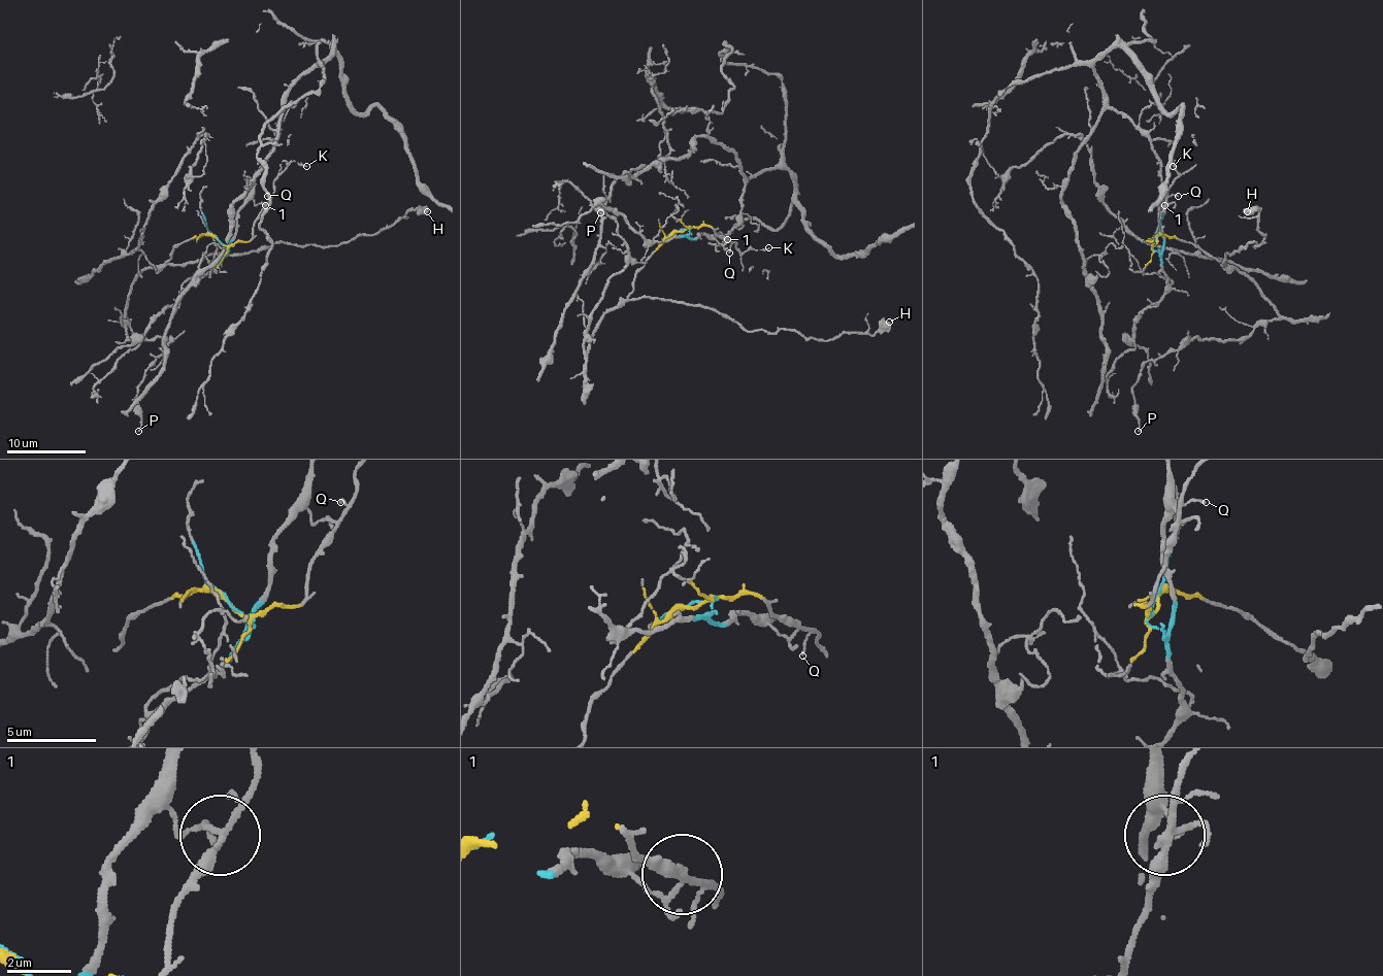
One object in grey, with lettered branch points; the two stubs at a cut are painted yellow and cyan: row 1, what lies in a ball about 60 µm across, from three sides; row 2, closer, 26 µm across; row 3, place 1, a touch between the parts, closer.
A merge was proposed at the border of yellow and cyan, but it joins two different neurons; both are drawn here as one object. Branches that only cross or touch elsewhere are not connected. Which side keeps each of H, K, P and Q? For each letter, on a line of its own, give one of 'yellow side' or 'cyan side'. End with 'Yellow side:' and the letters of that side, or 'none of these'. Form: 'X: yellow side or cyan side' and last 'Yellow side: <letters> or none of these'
H: yellow side
K: yellow side
P: yellow side
Q: yellow side
Yellow side: H, K, P, Q

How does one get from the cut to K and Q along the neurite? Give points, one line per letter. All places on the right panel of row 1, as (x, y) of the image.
K: (1156, 240), (1152, 245), (1150, 242), (1156, 236), (1169, 187), (1178, 172), (1175, 161), (1173, 166)
Q: (1156, 240), (1152, 245), (1150, 242), (1156, 236), (1166, 198), (1173, 194), (1178, 196)

